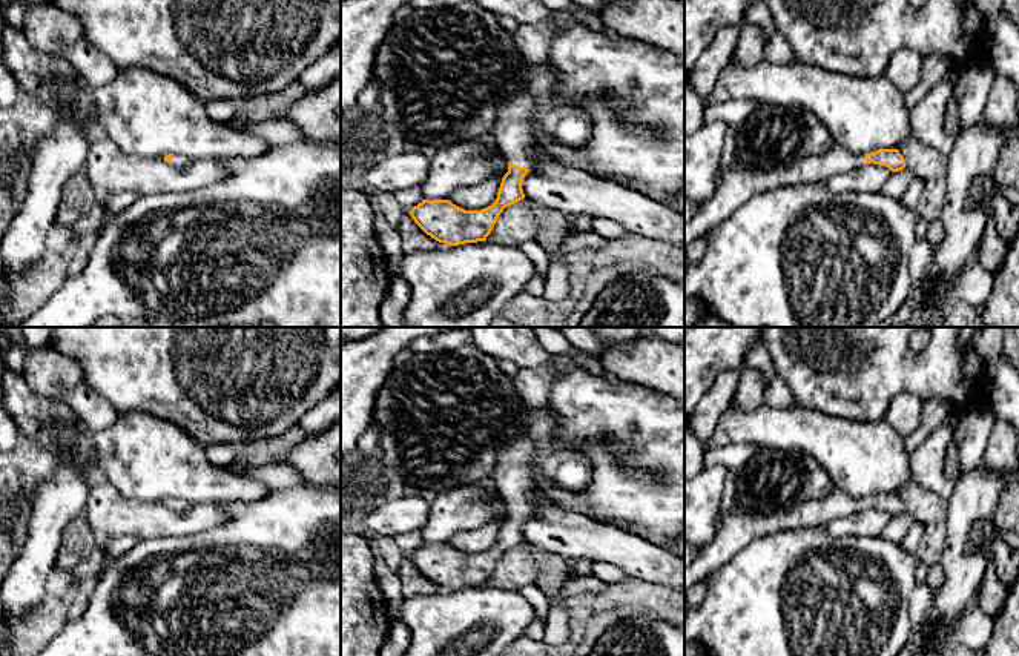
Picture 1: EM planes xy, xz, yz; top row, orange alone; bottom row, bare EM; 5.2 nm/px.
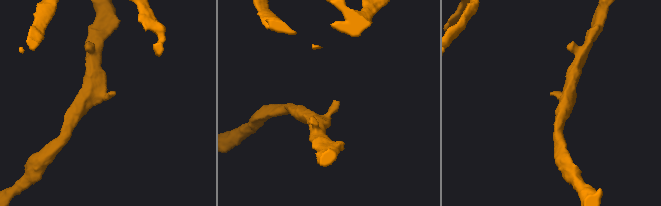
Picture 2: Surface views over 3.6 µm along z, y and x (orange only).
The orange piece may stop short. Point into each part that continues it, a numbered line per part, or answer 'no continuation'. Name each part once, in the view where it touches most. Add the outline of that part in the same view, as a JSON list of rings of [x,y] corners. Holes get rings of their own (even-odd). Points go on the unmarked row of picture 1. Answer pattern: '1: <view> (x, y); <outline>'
1: xz (514, 478); [[[526,432],[499,450],[493,481],[499,496],[519,512],[533,512],[533,492],[540,489],[534,475],[534,452]]]

